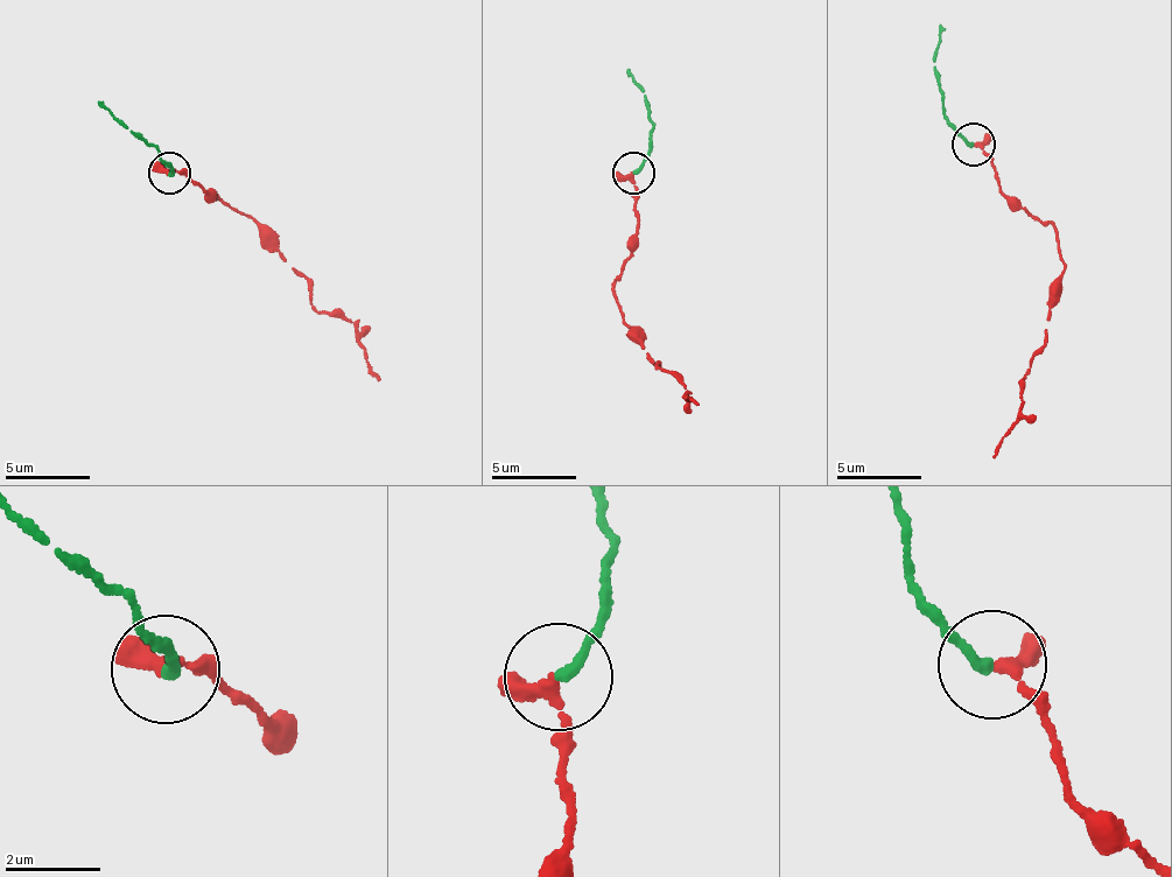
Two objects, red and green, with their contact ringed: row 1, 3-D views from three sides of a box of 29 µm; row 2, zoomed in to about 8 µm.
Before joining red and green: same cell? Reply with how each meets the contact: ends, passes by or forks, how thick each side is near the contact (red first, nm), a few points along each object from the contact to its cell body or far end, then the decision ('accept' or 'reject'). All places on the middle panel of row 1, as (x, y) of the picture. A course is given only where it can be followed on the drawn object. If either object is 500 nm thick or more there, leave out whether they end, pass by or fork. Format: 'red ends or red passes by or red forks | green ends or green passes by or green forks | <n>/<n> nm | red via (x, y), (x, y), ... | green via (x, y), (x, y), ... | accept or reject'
red passes by | green ends | 260/220 nm | red via (632, 174), (639, 224), (616, 288), (626, 324), (660, 371), (680, 376), (686, 391), (681, 397), (697, 401) | green via (632, 174), (644, 165), (654, 126), (643, 90), (626, 70) | accept

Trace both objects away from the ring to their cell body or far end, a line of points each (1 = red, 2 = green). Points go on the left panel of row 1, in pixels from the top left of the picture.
1: (169, 173), (204, 188), (252, 219), (303, 278), (320, 311), (339, 315), (355, 325), (355, 337), (378, 381)
2: (169, 173), (173, 170), (159, 151), (97, 102)

